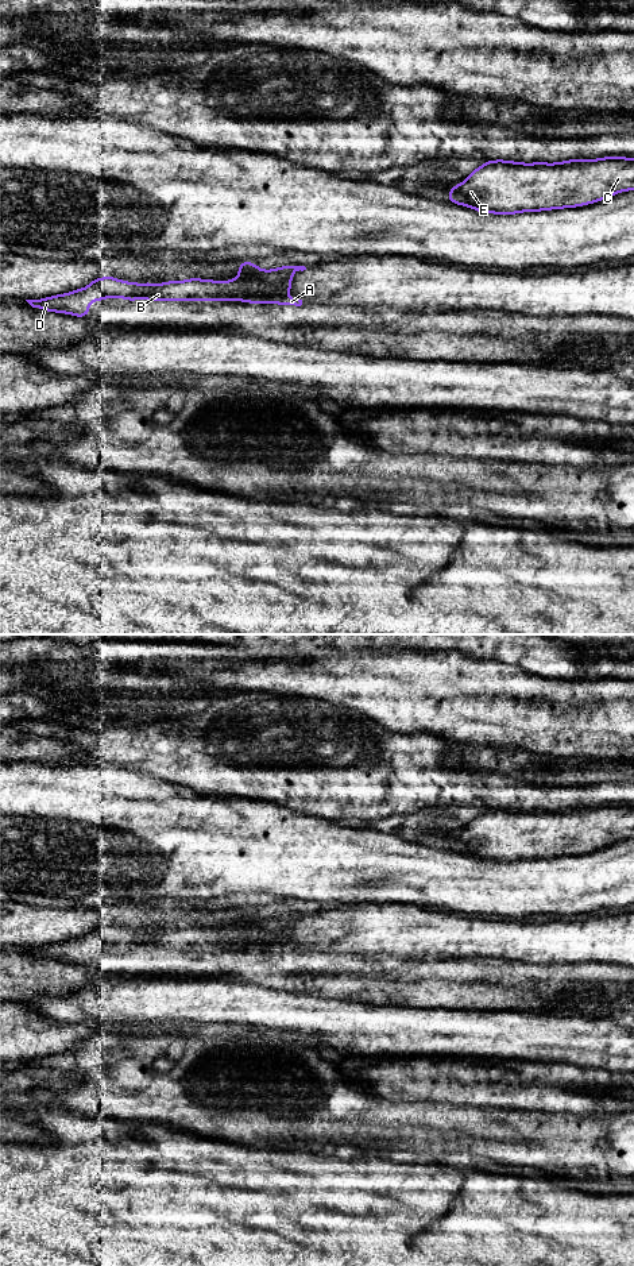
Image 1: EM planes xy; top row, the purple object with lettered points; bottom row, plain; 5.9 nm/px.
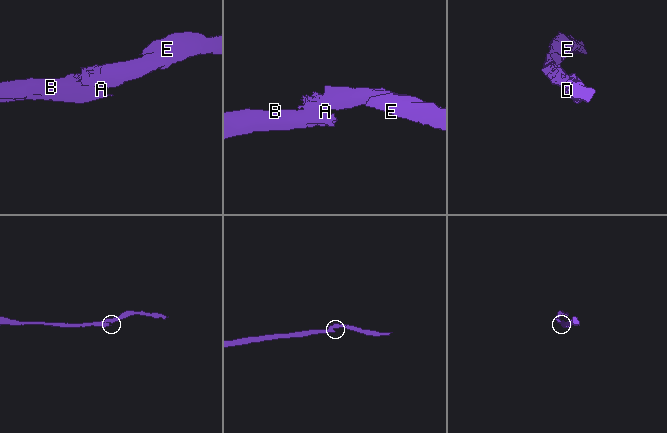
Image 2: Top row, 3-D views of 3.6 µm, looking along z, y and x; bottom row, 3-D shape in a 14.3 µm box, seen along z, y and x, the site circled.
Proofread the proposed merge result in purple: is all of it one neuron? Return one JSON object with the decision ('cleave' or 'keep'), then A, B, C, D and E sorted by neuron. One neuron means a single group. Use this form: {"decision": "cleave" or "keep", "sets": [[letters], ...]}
{"decision": "cleave", "sets": [["A", "B", "D"], ["C", "E"]]}

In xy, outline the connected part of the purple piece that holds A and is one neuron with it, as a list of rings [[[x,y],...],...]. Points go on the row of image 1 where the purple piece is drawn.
[[[281,266],[274,270],[255,271],[254,278],[267,289],[266,292],[248,292],[241,286],[239,278],[227,282],[190,278],[165,283],[135,283],[113,277],[101,277],[92,281],[86,287],[73,290],[71,293],[26,301],[32,308],[67,313],[76,317],[88,317],[92,301],[103,301],[111,297],[125,298],[128,301],[139,298],[147,301],[246,301],[250,304],[301,306],[302,300],[286,297],[291,290],[291,277],[299,270],[304,271],[306,267]]]

